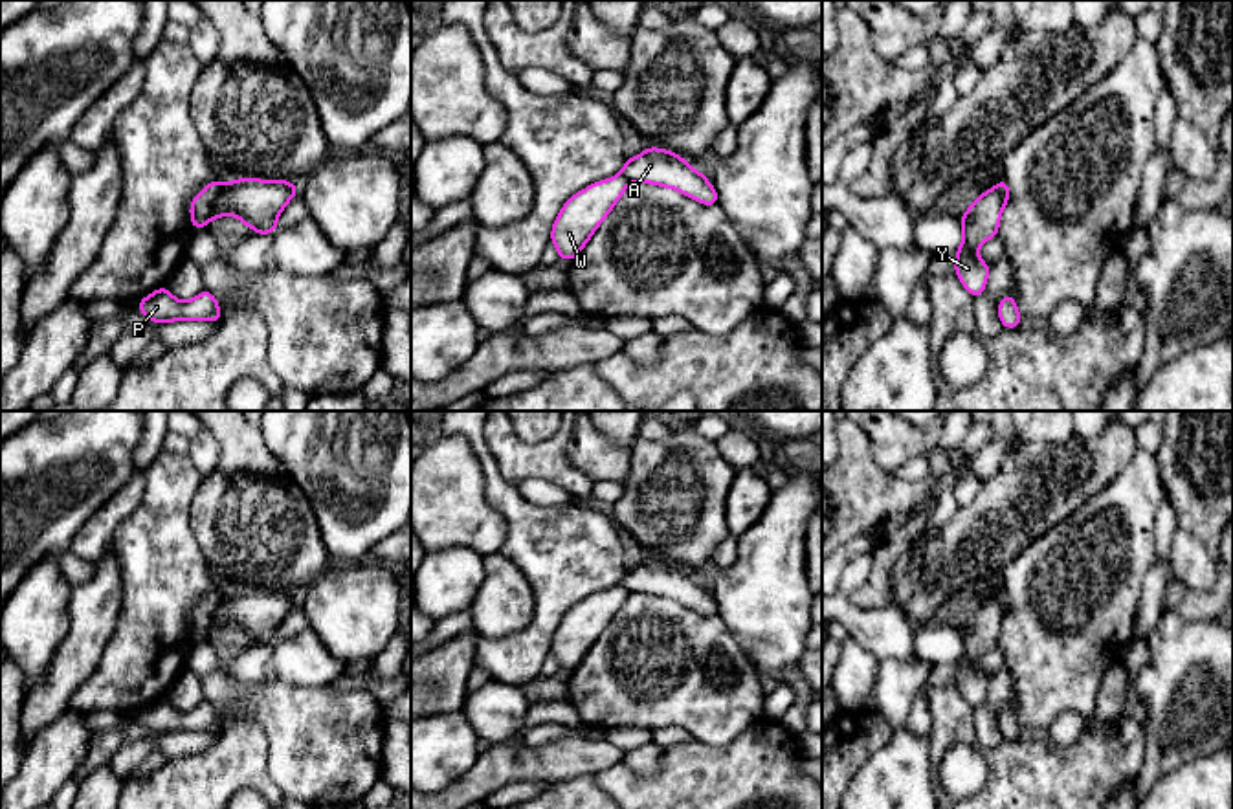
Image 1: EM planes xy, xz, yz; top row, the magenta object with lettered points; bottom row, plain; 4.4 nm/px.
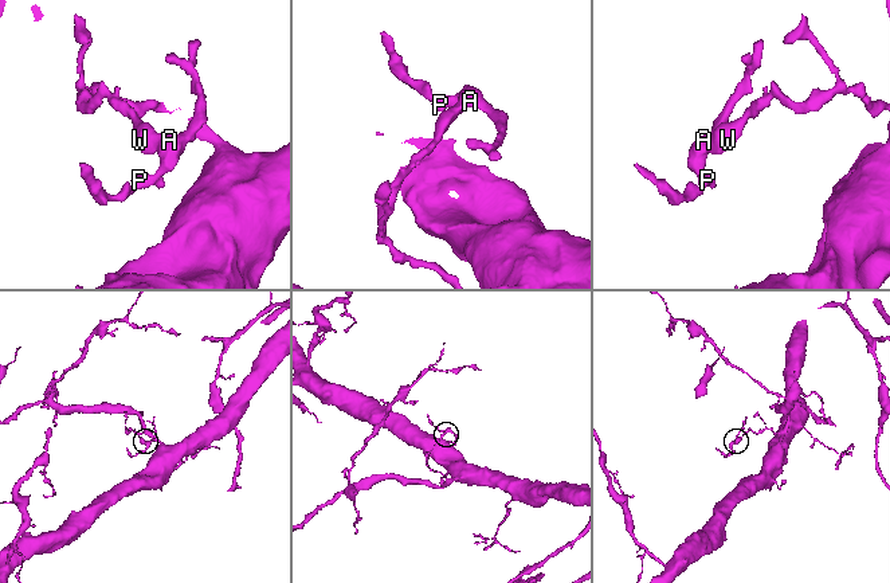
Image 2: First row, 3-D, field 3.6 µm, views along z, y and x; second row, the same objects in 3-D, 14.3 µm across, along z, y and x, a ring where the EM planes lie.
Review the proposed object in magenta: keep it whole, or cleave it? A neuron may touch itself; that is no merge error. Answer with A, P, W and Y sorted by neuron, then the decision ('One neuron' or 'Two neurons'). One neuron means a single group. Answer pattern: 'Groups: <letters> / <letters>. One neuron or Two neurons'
Groups: A P Y / W. Two neurons

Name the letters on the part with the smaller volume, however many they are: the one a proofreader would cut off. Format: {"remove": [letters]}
{"remove": ["A", "P", "Y"]}

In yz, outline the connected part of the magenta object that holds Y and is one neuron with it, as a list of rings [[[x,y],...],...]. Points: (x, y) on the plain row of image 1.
[[[996,600],[980,605],[960,629],[963,655],[954,662],[954,684],[963,699],[976,710],[983,704],[991,677],[978,668],[982,653],[998,646],[1004,613]]]

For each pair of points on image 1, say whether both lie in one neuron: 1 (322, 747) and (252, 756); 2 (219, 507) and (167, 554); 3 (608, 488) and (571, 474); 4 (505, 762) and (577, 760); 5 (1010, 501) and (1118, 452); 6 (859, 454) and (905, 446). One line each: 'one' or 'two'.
1: two
2: two
3: two
4: one
5: one
6: two

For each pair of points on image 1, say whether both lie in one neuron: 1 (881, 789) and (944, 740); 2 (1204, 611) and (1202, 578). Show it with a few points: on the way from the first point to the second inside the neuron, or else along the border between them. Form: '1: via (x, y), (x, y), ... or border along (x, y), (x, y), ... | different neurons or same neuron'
1: border along (927, 736), (934, 764) | different neurons
2: border along (1213, 586), (1202, 591), (1189, 591) | different neurons

